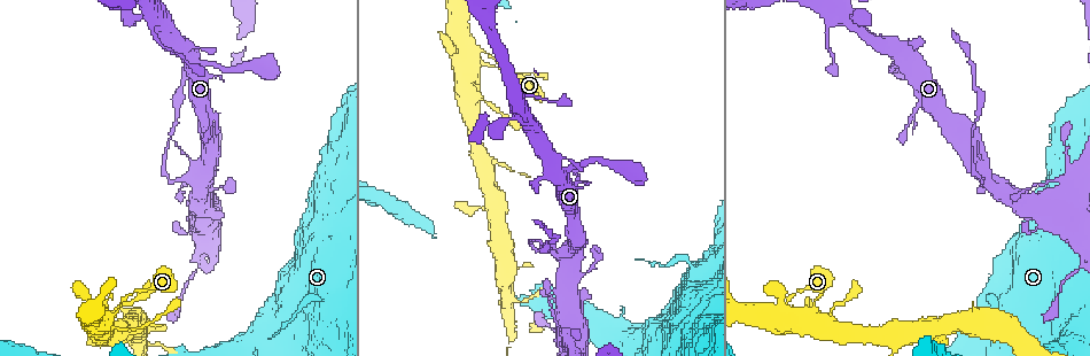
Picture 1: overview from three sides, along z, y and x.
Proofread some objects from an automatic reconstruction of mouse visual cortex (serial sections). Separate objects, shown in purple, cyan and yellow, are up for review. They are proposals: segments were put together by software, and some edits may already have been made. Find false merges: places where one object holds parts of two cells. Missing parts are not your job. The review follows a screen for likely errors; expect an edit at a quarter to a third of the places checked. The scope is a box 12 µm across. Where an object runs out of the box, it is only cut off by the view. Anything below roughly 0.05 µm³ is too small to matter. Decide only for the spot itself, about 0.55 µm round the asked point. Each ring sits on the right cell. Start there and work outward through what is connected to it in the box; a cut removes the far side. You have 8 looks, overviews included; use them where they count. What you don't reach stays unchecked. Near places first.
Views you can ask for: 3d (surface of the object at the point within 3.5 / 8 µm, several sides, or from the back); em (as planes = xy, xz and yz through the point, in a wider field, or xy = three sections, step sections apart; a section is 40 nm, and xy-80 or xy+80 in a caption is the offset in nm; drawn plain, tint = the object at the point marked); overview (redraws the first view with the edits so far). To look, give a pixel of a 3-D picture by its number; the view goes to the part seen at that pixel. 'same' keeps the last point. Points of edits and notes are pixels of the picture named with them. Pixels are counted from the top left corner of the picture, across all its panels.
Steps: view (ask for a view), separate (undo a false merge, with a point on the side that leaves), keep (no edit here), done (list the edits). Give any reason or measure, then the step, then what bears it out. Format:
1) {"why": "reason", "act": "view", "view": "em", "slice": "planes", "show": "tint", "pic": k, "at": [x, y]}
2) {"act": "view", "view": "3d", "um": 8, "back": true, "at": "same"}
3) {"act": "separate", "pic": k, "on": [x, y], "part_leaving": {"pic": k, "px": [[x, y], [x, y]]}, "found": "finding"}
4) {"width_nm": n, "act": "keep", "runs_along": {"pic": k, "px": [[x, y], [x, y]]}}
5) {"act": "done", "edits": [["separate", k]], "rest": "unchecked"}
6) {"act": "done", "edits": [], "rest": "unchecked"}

{"why": "sudden change in width", "act": "view", "view": "3d", "um": 8, "back": true, "pic": 1, "at": [493, 66]}

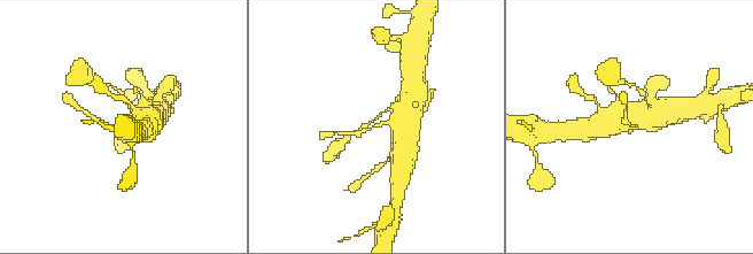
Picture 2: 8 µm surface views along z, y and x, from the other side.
{"why": "need the tissue", "act": "view", "view": "em", "slice": "planes", "show": "tint", "pic": 2, "at": [376, 124]}

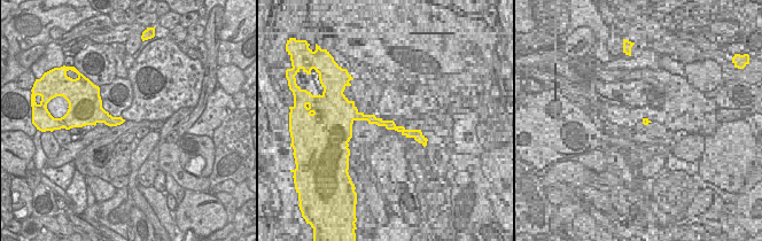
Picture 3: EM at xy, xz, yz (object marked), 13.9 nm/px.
{"arm_widths_nm": [200, 500], "act": "keep", "runs_along": {"pic": 2, "px": [[400, 112], [397, 121], [348, 133]]}, "found": "all the same cell"}

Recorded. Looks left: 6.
{"why": "abrupt turn", "act": "view", "view": "3d", "um": 8, "pic": 1, "at": [978, 177]}

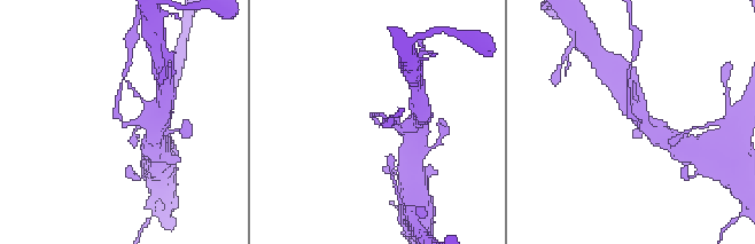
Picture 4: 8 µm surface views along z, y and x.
{"arm_widths_nm": [150, 350], "act": "view", "view": "em", "slice": "xy", "step": 2, "show": "tint", "pic": 4, "at": [122, 119]}

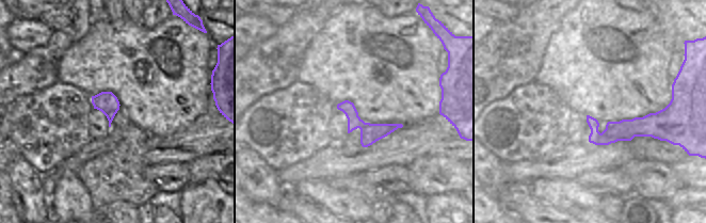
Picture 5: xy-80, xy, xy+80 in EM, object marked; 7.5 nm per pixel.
{"width_nm": 150, "act": "keep", "runs_along": {"pic": 4, "px": [[148, 118], [125, 125], [116, 116], [118, 91]]}, "found": "continuous, no second cell"}

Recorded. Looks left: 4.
{"why": "abrupt turn", "act": "view", "view": "3d", "um": 3.5, "back": true, "pic": 1, "at": [699, 276]}

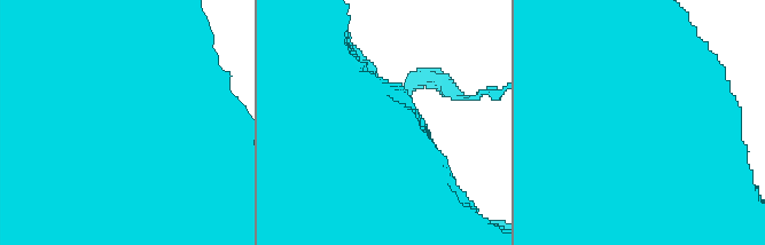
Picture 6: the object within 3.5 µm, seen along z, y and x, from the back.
{"act": "separate", "pic": 6, "on": [437, 72], "found": "a second cell is stuck on"}

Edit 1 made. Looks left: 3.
{"act": "done", "edits": [["separate", 6]], "rest": "unchecked"}

